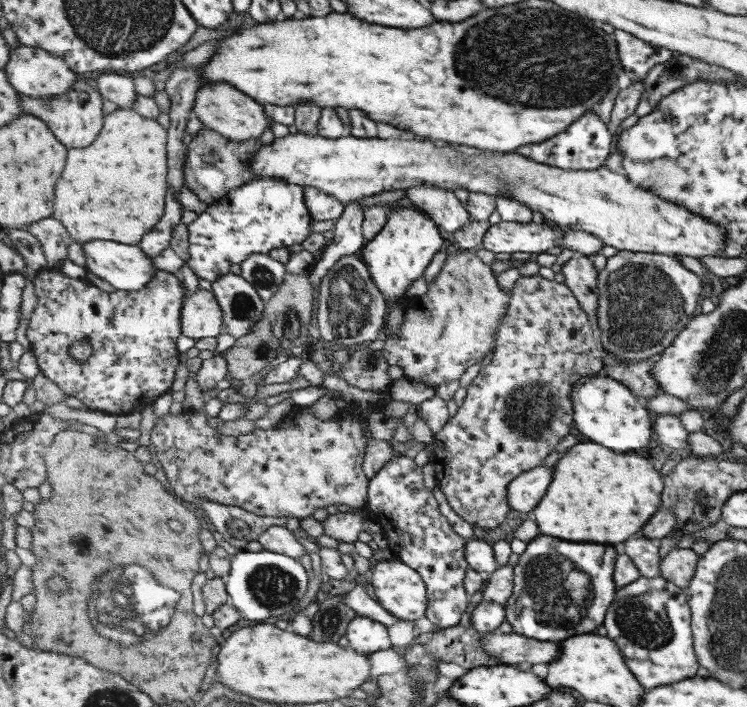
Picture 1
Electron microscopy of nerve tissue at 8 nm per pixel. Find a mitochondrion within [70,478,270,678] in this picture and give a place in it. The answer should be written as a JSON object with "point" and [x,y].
{"point":[106,602]}

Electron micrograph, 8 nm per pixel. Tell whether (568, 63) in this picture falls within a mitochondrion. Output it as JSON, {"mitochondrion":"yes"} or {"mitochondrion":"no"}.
{"mitochondrion":"yes"}

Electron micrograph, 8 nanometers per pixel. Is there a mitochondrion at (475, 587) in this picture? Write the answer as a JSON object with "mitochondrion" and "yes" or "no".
{"mitochondrion":"no"}

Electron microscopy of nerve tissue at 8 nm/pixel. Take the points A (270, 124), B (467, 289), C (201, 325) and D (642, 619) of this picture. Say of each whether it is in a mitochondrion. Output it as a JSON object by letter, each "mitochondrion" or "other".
{"A":"other","B":"mitochondrion","C":"other","D":"mitochondrion"}

